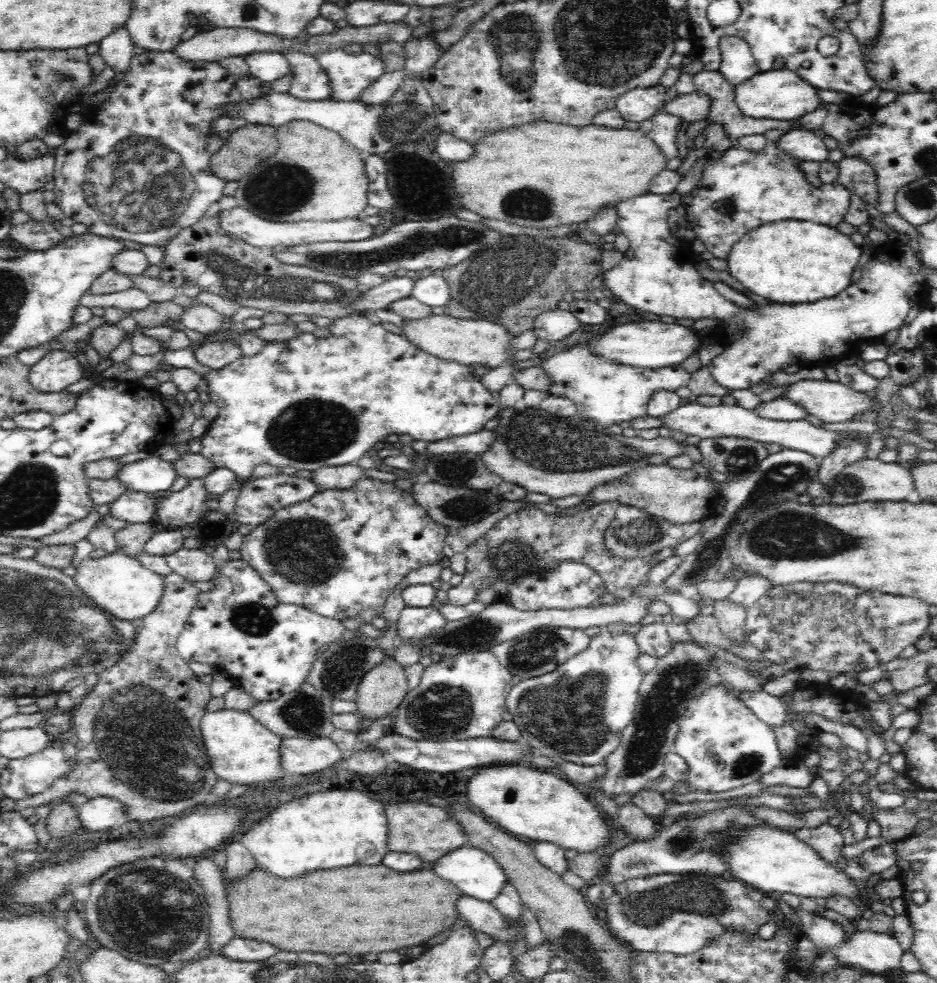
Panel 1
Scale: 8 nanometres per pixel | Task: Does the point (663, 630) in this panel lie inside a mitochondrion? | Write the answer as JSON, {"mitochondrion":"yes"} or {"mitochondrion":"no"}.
{"mitochondrion":"no"}

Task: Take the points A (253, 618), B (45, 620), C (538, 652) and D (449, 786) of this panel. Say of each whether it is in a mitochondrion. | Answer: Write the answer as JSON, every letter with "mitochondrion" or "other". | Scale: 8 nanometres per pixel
{"A":"mitochondrion","B":"mitochondrion","C":"mitochondrion","D":"other"}

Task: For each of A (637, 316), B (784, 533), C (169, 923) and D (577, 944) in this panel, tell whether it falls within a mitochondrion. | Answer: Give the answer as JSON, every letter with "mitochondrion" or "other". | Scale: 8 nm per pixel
{"A":"other","B":"mitochondrion","C":"mitochondrion","D":"mitochondrion"}

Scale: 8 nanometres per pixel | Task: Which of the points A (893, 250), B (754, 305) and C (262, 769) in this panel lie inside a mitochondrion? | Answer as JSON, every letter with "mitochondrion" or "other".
{"A":"other","B":"other","C":"other"}

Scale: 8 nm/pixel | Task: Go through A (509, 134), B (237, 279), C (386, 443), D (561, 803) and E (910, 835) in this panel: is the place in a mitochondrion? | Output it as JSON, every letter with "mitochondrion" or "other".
{"A":"other","B":"mitochondrion","C":"other","D":"other","E":"other"}

